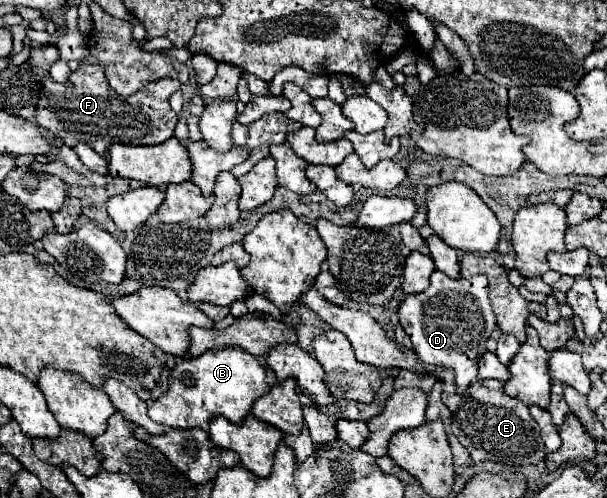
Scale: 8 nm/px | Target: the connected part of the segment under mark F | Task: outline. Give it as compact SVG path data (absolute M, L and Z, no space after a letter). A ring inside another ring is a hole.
M81 64L71 72L65 84L57 84L51 78L43 80L39 108L35 112L37 124L45 130L51 130L67 146L77 144L79 140L89 144L97 154L107 152L109 144L159 144L169 140L174 134L178 122L177 114L169 108L169 96L177 92L181 84L175 80L157 80L149 88L123 98L107 84L105 72L95 64ZM143 114L143 116L141 116ZM145 126L145 128L143 128ZM157 140L157 142L155 142Z

